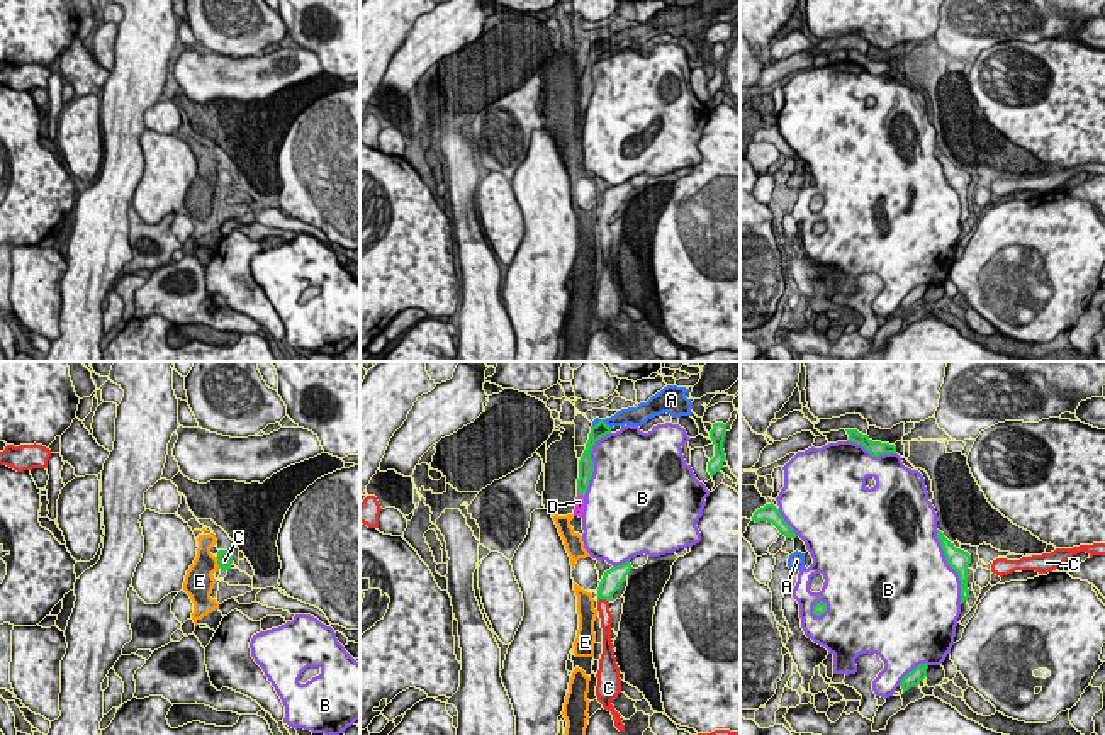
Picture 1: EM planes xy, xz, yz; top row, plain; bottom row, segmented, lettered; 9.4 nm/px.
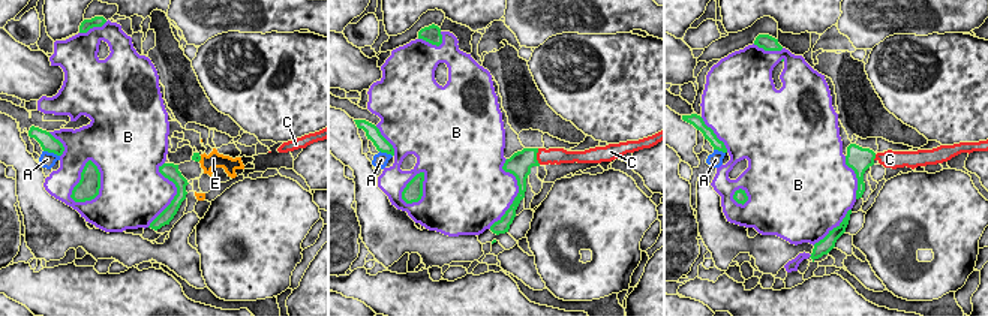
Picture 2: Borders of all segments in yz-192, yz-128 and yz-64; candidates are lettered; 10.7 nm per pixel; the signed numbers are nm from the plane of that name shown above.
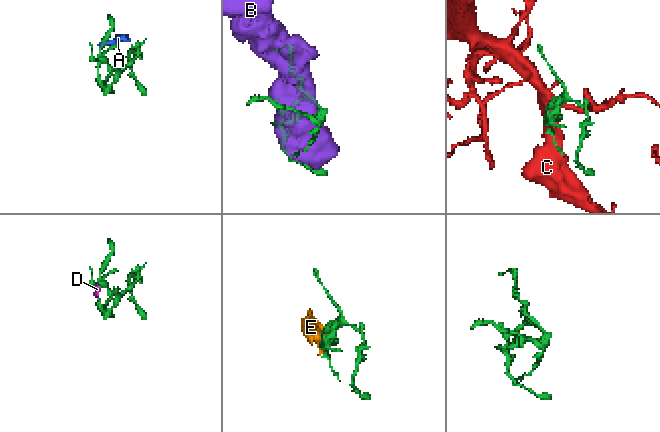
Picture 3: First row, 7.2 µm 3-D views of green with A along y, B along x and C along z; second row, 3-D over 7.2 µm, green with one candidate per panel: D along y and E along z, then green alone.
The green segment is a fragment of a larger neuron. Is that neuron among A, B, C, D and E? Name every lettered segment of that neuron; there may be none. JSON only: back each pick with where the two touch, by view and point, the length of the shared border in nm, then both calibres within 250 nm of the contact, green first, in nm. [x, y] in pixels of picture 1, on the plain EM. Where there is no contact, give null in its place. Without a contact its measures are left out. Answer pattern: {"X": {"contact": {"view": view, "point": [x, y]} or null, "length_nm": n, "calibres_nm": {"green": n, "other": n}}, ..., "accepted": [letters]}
{"C": {"contact": {"view": "xz", "point": [603, 218]}, "length_nm": 120, "calibres_nm": {"green": 190, "other": 130}}, "accepted": ["C"]}

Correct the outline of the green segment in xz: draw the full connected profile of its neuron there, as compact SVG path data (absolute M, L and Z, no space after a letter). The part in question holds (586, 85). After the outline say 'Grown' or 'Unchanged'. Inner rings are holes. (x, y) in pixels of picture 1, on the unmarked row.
M601 39L596 46L591 48L589 59L586 63L586 70L579 80L579 98L577 98L577 109L579 115L586 115L589 100L594 92L594 81L591 78L592 66L596 61L606 54L611 53L611 48Z. Unchanged

